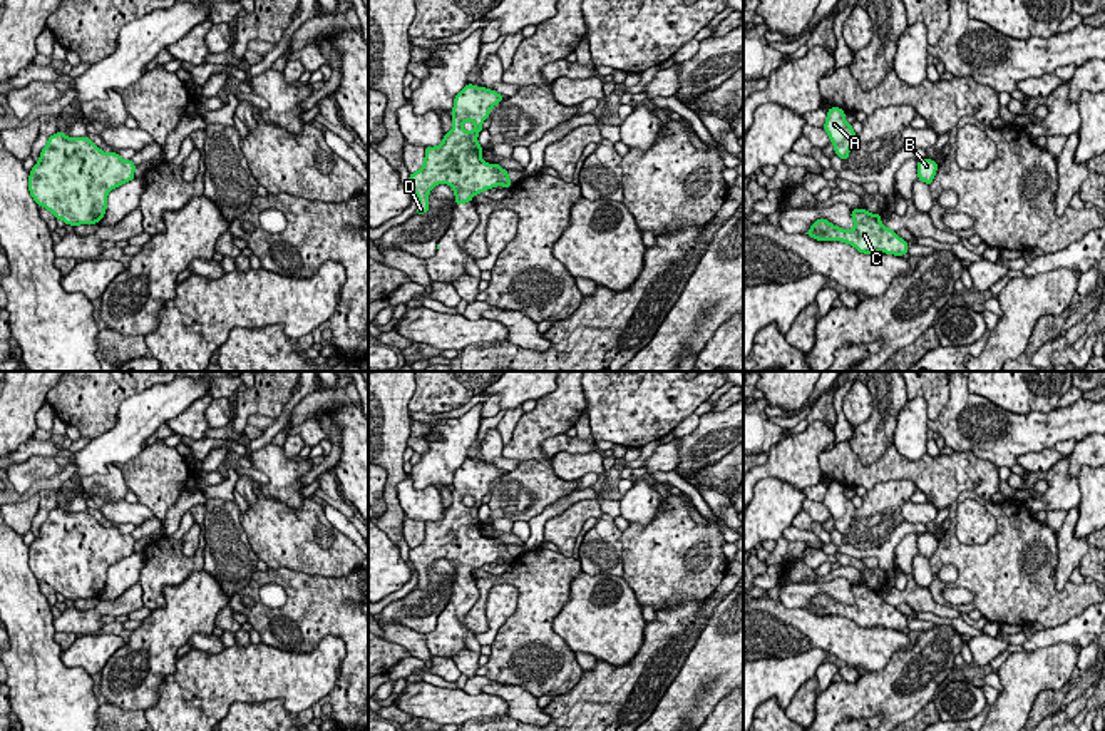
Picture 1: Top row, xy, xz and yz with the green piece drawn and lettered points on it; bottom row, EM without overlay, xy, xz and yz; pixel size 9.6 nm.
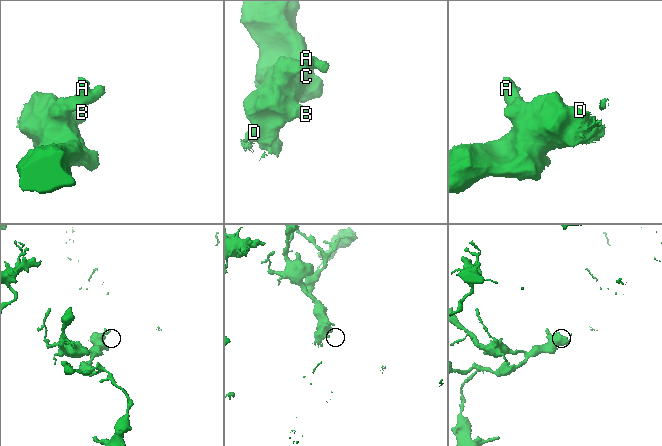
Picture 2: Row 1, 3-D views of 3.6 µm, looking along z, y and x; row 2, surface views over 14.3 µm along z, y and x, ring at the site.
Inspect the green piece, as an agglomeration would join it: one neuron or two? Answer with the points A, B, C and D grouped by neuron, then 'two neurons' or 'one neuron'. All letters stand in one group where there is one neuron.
A B C D | one neuron

